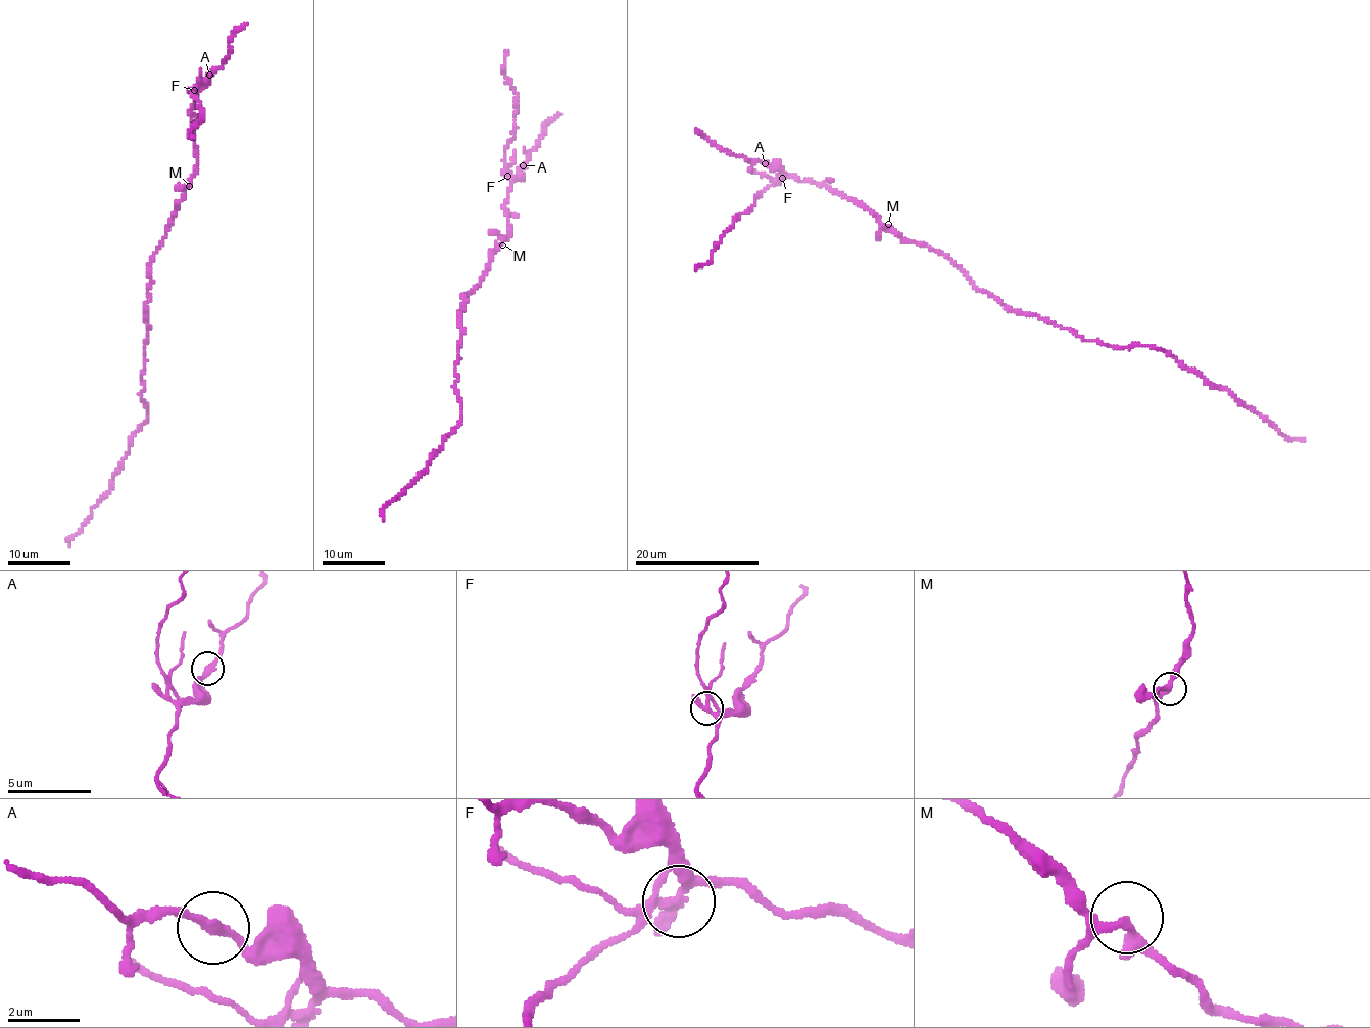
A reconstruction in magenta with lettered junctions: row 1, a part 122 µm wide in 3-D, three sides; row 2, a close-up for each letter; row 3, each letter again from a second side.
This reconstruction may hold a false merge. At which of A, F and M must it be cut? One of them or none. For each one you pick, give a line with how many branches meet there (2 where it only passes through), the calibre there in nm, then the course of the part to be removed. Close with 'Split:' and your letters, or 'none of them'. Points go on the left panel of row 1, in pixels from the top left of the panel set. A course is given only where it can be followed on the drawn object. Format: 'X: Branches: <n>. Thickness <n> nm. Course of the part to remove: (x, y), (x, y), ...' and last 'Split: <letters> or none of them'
F: Branches: 4. Thickness 240 nm. Course of the part to remove: (193, 90), (190, 94), (196, 99), (203, 119), (190, 129), (189, 135), (193, 139)
Split: F

